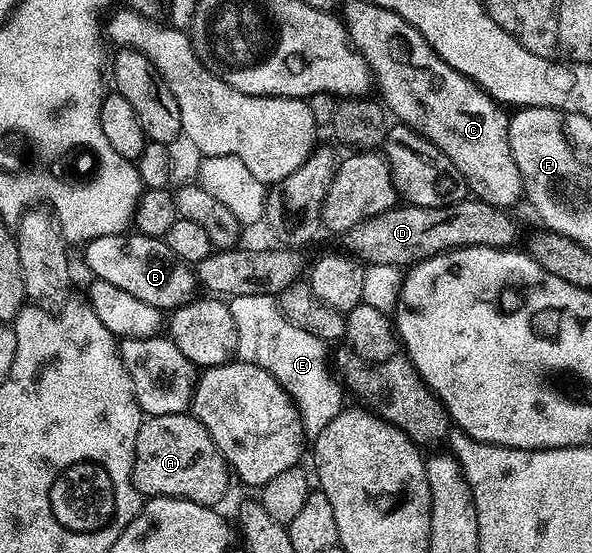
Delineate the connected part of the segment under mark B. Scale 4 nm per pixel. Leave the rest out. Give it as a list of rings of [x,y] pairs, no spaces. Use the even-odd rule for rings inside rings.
[[[138,233],[110,235],[91,240],[86,244],[85,251],[87,267],[94,278],[109,281],[109,285],[117,285],[117,289],[125,289],[125,293],[133,293],[133,297],[149,301],[149,305],[164,313],[183,307],[196,298],[196,272],[188,264],[179,262],[175,254],[167,250],[163,239]]]

